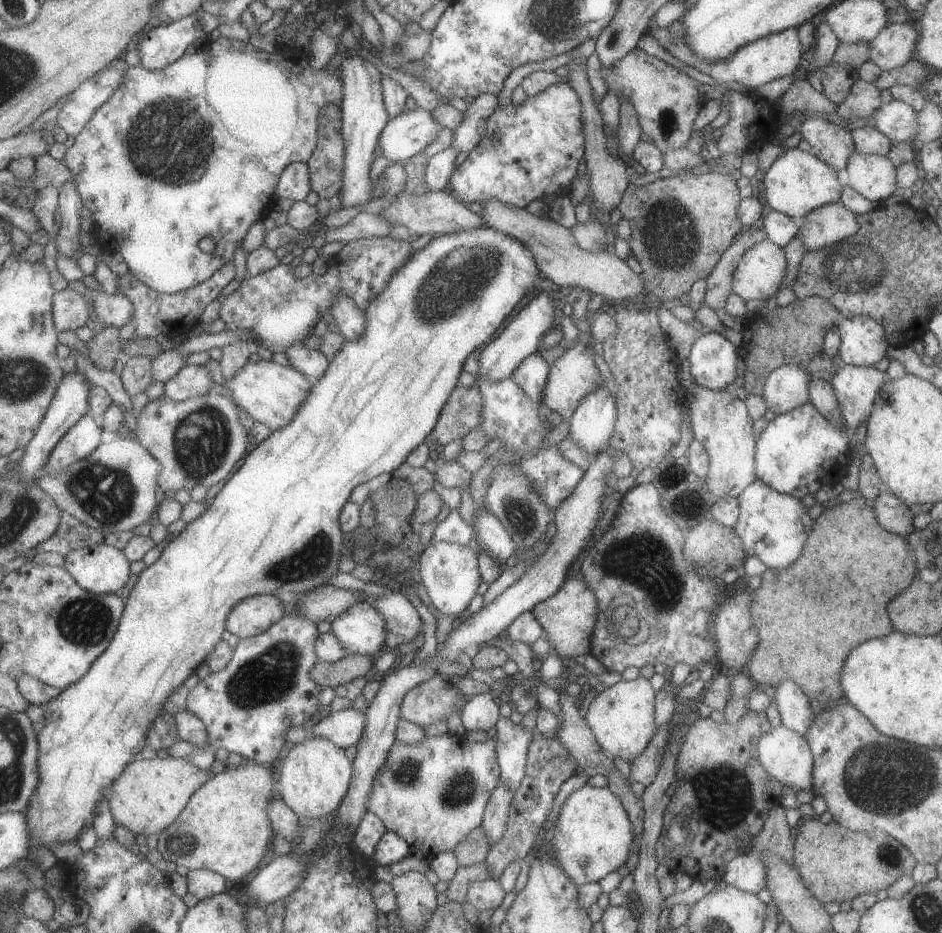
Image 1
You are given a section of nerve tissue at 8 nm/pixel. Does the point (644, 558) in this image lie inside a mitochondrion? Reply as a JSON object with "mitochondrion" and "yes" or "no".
{"mitochondrion":"yes"}

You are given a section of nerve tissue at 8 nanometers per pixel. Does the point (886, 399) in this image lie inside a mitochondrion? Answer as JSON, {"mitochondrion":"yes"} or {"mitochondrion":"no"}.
{"mitochondrion":"no"}

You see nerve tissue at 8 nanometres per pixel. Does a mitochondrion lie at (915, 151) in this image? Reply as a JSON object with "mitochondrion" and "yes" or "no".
{"mitochondrion":"no"}

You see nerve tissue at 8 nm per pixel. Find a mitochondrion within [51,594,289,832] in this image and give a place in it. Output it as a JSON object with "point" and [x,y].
{"point":[85,621]}

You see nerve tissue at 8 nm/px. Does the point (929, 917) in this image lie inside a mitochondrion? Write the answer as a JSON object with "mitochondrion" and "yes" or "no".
{"mitochondrion":"yes"}

